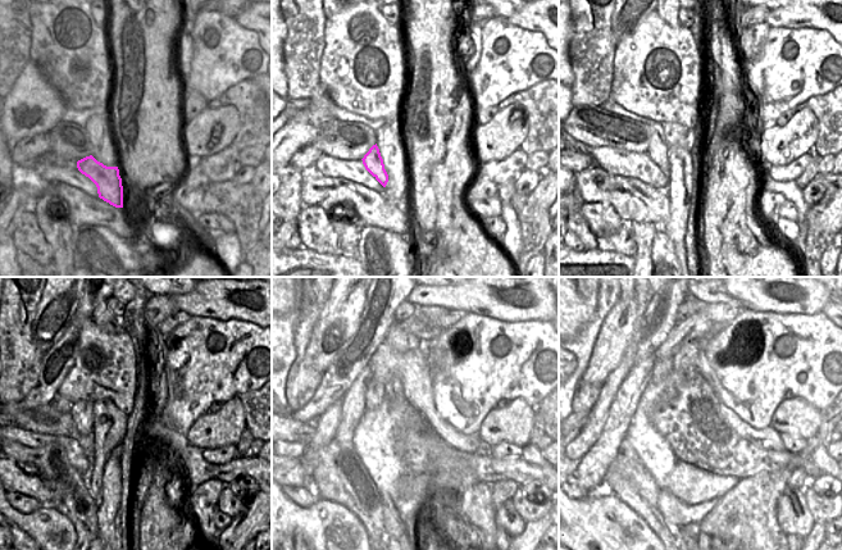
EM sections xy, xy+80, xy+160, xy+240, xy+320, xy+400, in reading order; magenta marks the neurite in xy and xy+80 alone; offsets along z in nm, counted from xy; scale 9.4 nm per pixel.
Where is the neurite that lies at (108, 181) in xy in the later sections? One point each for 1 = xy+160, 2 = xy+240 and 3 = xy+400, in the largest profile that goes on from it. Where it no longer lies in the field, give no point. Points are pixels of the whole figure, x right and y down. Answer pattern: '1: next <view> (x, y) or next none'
1: next xy+160 (658, 150)
2: next xy+240 (81, 412)
3: next xy+400 (661, 369)

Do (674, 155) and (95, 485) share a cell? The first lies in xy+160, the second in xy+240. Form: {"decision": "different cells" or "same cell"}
{"decision": "different cells"}

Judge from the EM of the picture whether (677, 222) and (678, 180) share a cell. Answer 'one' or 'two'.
one

